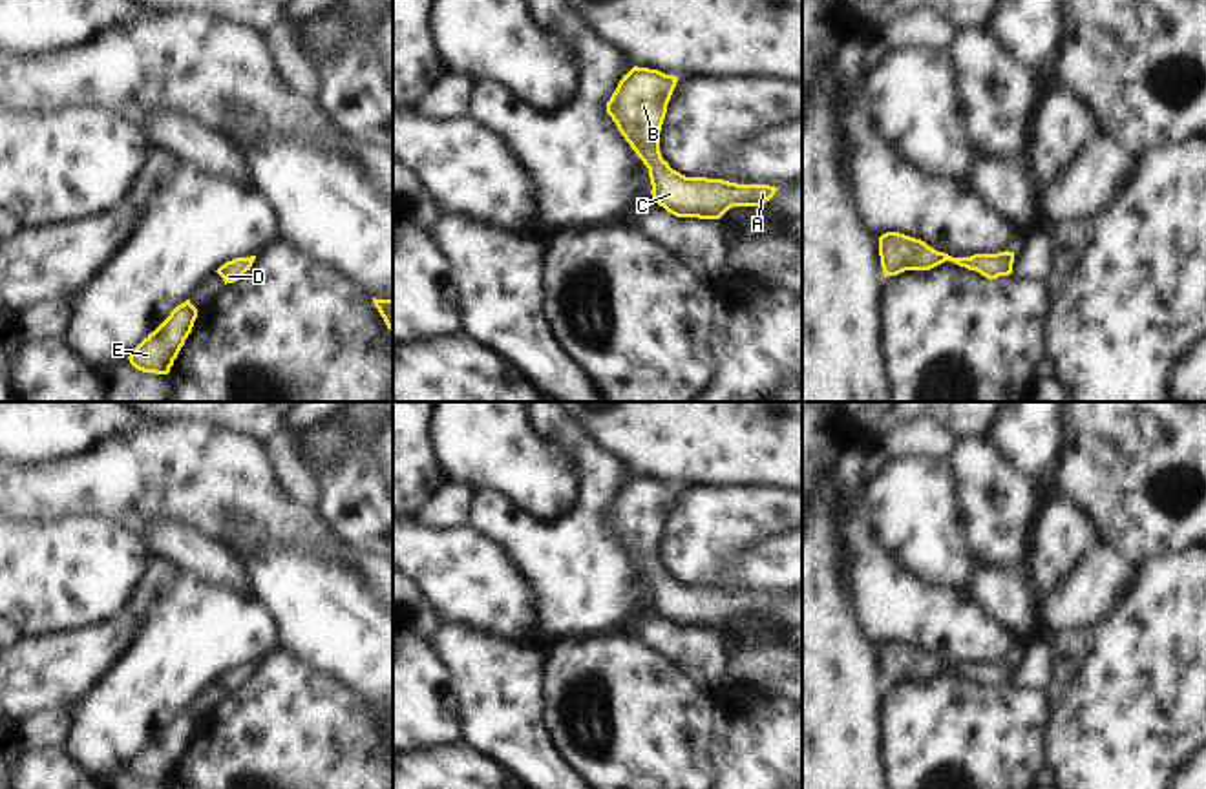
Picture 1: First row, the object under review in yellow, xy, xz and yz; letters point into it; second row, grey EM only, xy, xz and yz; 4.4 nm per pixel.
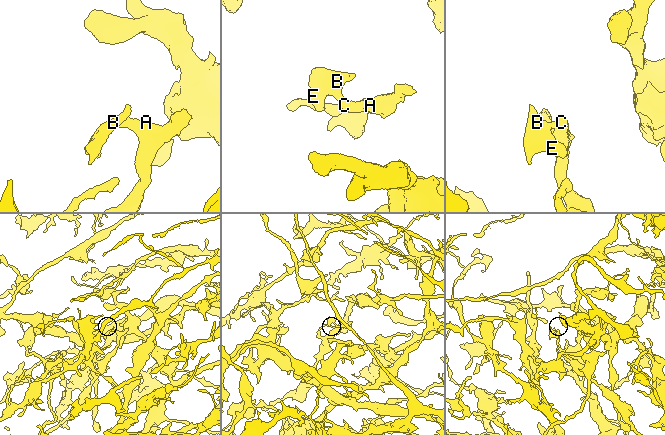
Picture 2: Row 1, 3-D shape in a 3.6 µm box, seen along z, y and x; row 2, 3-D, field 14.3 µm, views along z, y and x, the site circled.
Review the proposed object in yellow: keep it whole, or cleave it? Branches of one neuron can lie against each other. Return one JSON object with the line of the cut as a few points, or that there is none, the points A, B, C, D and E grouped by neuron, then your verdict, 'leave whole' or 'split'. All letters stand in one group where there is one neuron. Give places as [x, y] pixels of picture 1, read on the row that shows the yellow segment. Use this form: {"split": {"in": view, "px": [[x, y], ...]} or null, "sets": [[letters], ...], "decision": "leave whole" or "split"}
{"split": null, "sets": [["A", "B", "C", "D", "E"]], "decision": "leave whole"}

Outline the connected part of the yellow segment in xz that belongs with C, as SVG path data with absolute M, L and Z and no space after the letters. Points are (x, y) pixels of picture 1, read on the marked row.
M634 66L607 102L619 133L649 168L652 197L676 217L720 219L733 206L760 206L778 188L685 177L660 152L660 132L678 77Z

